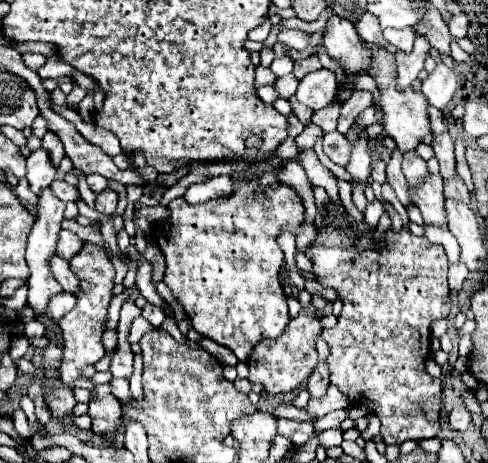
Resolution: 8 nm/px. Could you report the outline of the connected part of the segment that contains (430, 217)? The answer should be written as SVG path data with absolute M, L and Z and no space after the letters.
M429 174L427 180L415 188L413 202L421 210L427 226L447 228L447 214L443 208L443 178L439 174Z

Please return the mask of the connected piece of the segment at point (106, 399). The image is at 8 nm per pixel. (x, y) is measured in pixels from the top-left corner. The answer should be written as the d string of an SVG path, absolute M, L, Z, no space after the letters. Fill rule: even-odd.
M109 384L95 386L89 402L89 416L93 418L93 432L101 436L115 436L121 420L121 402L111 394Z

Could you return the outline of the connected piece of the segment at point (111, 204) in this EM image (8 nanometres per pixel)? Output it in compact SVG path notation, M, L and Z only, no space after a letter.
M105 188L101 194L97 194L93 208L101 214L113 214L115 206L117 206L117 192L113 192L111 188Z

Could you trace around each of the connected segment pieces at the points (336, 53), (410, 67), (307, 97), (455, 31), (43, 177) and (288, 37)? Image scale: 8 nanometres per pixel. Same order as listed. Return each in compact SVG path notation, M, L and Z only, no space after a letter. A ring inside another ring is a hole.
M333 14L325 24L323 42L325 42L327 54L335 58L347 72L367 70L369 54L363 50L357 30L349 20L343 20Z
M417 36L411 54L395 56L397 58L397 88L399 90L413 84L413 80L425 66L425 58L429 58L429 50L431 50L429 40L425 36Z
M321 68L319 72L307 74L299 82L295 96L301 104L311 106L313 110L321 110L335 98L335 88L337 88L335 72Z
M461 14L461 16L453 16L453 20L449 22L449 30L451 30L451 36L453 38L467 38L467 32L469 32L469 16L467 14Z
M45 148L31 152L31 156L27 158L27 180L35 194L39 194L41 188L51 186L51 182L55 180L55 174L57 174L57 168L51 164L49 152Z
M281 30L279 32L279 42L295 50L305 50L309 46L309 38L311 36L301 30Z

